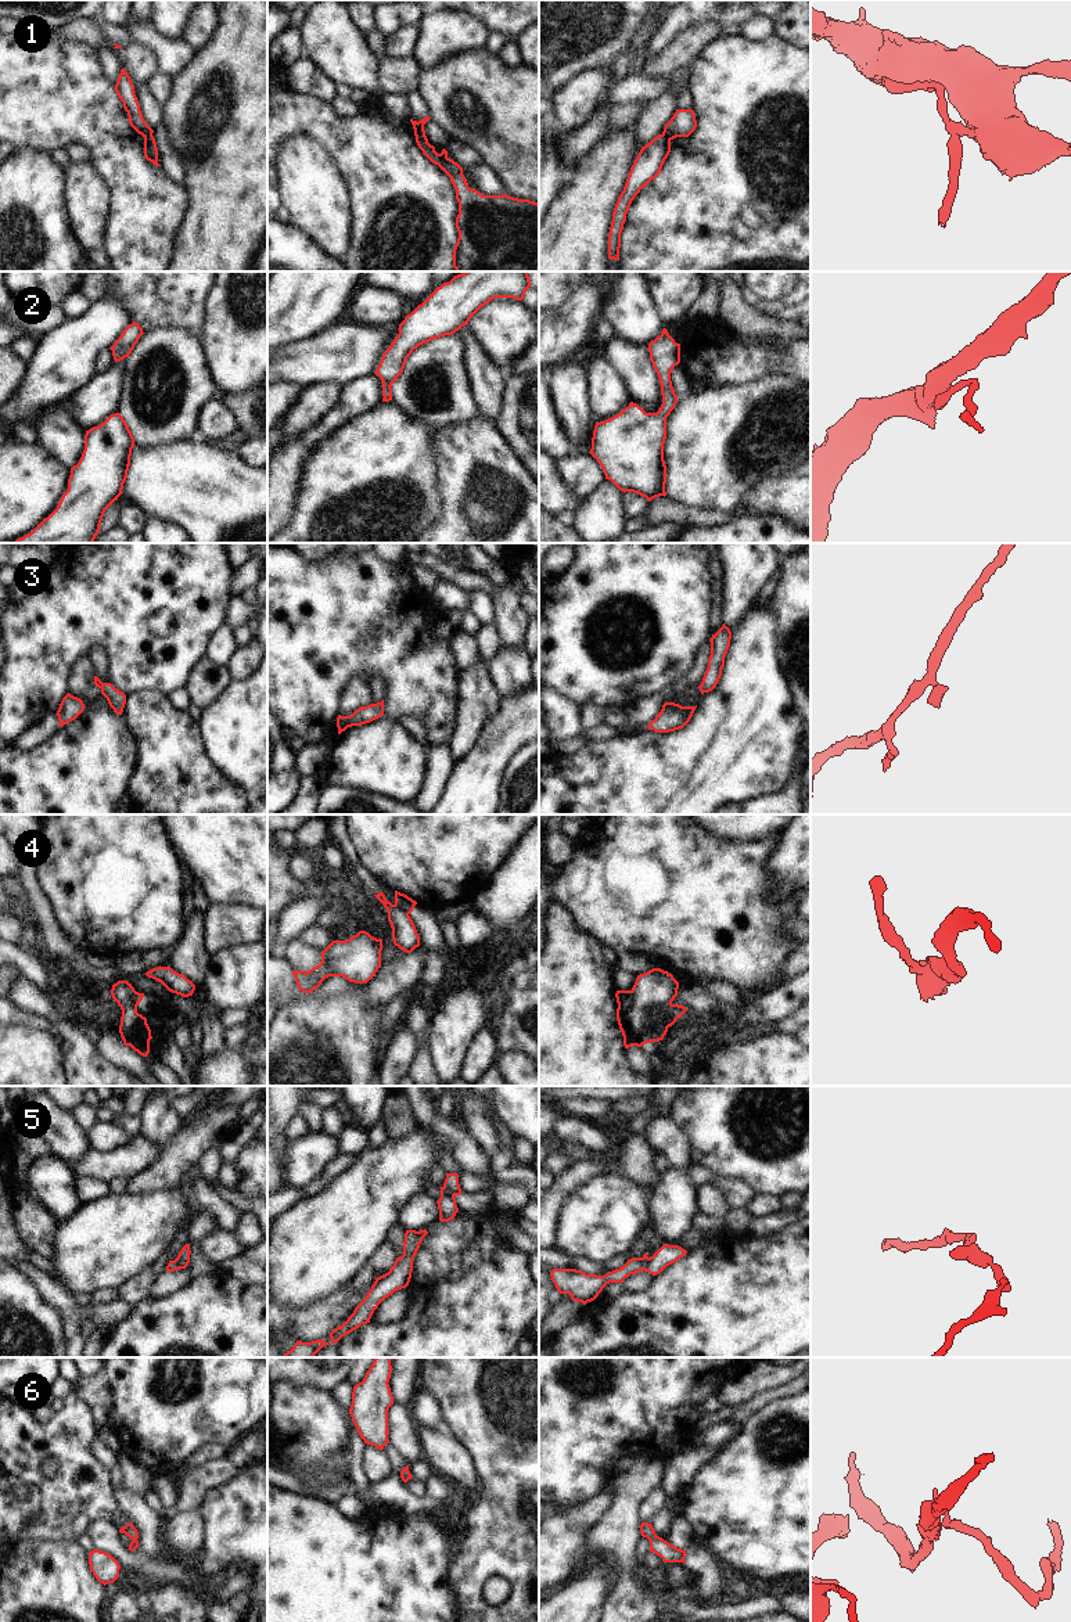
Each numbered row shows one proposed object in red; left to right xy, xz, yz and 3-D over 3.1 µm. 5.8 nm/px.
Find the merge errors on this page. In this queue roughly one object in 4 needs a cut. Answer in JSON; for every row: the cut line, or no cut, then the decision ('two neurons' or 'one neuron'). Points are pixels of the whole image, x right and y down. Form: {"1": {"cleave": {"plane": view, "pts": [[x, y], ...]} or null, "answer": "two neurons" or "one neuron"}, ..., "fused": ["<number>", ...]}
{"1": {"cleave": {"plane": "xy", "pts": [[151, 133], [144, 137]]}, "answer": "two neurons"}, "2": {"cleave": null, "answer": "one neuron"}, "3": {"cleave": null, "answer": "one neuron"}, "4": {"cleave": null, "answer": "one neuron"}, "5": {"cleave": null, "answer": "one neuron"}, "6": {"cleave": null, "answer": "one neuron"}, "fused": ["1"]}

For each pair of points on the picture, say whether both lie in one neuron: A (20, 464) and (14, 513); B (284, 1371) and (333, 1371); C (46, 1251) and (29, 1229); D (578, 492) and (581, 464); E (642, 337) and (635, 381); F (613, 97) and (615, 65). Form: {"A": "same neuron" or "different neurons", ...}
{"A": "same neuron", "B": "same neuron", "C": "same neuron", "D": "same neuron", "E": "different neurons", "F": "different neurons"}

